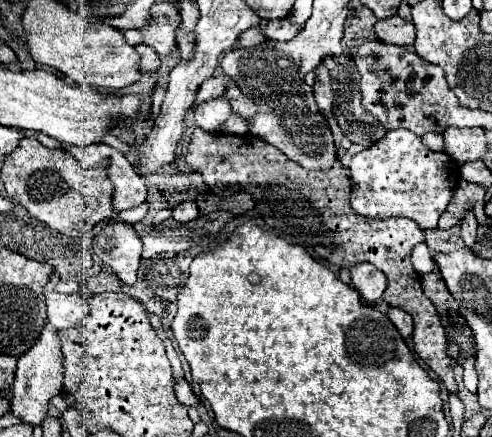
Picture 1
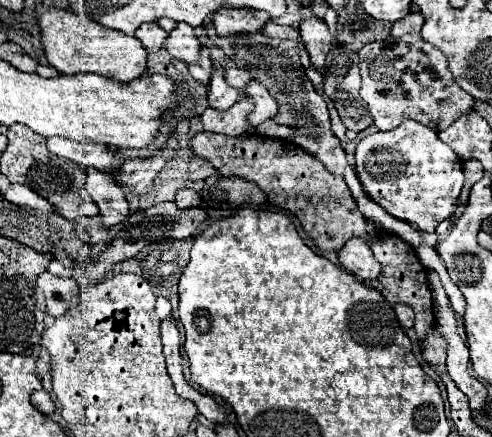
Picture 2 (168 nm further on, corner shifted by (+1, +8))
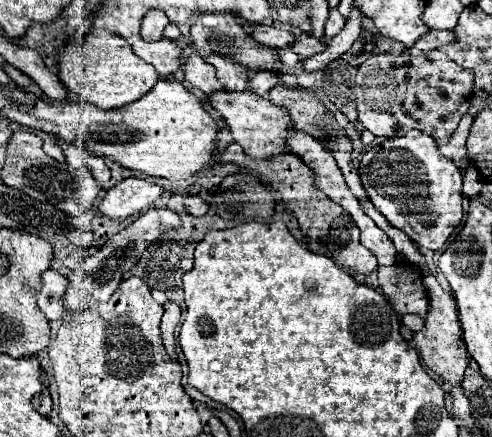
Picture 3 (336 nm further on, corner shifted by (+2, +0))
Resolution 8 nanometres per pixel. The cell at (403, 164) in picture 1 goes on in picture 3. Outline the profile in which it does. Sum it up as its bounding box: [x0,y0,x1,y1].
[358,130,462,250]

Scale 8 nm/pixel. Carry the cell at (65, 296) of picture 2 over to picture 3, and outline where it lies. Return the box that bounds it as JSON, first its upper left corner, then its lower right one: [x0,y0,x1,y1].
[38,270,68,320]

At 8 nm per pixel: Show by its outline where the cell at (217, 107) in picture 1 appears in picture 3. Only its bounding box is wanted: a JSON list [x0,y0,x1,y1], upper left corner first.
[206,52,250,92]

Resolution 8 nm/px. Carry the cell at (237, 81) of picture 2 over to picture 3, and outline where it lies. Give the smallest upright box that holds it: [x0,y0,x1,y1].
[248,70,280,96]

